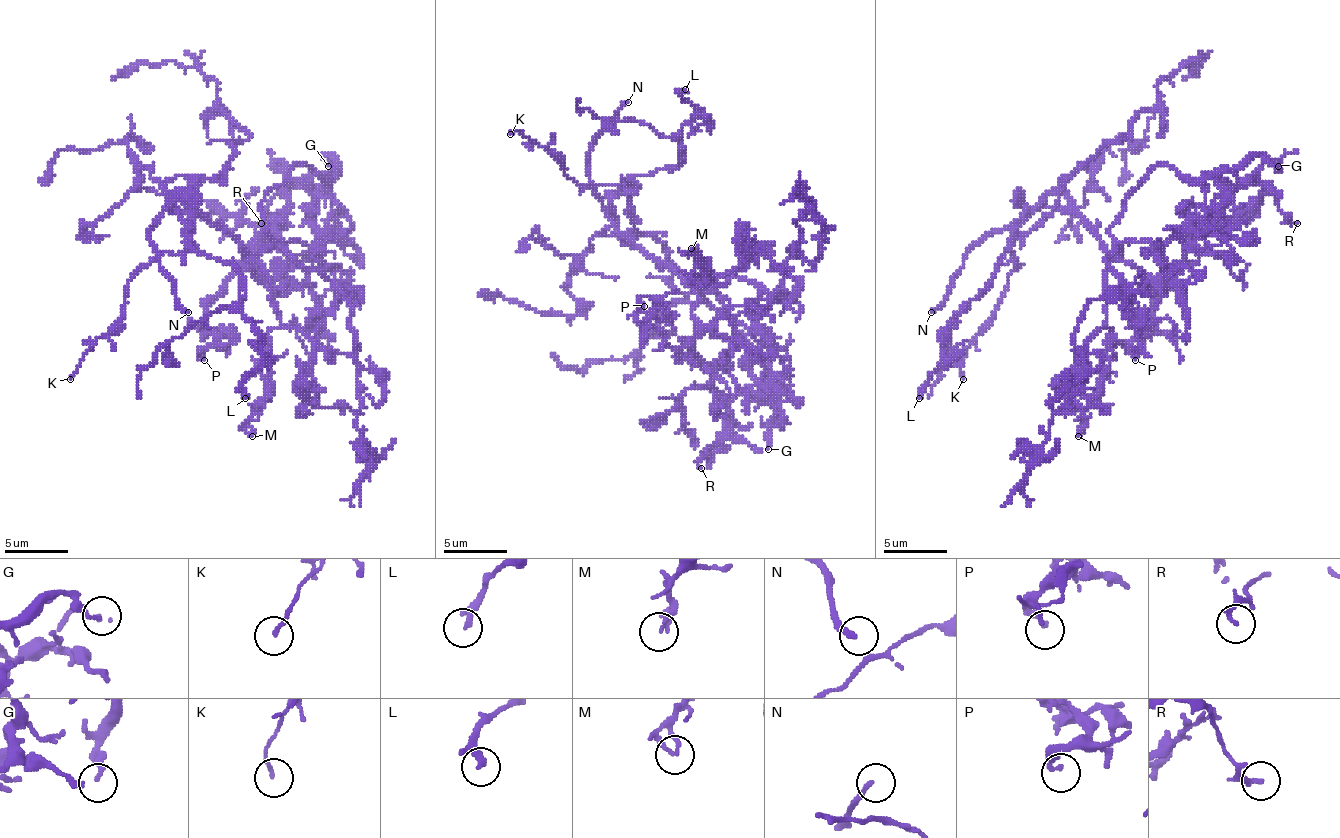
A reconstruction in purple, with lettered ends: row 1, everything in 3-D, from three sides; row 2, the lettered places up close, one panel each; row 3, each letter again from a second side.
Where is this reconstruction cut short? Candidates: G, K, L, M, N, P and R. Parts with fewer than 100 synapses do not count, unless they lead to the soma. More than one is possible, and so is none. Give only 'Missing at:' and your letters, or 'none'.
Missing at: N

